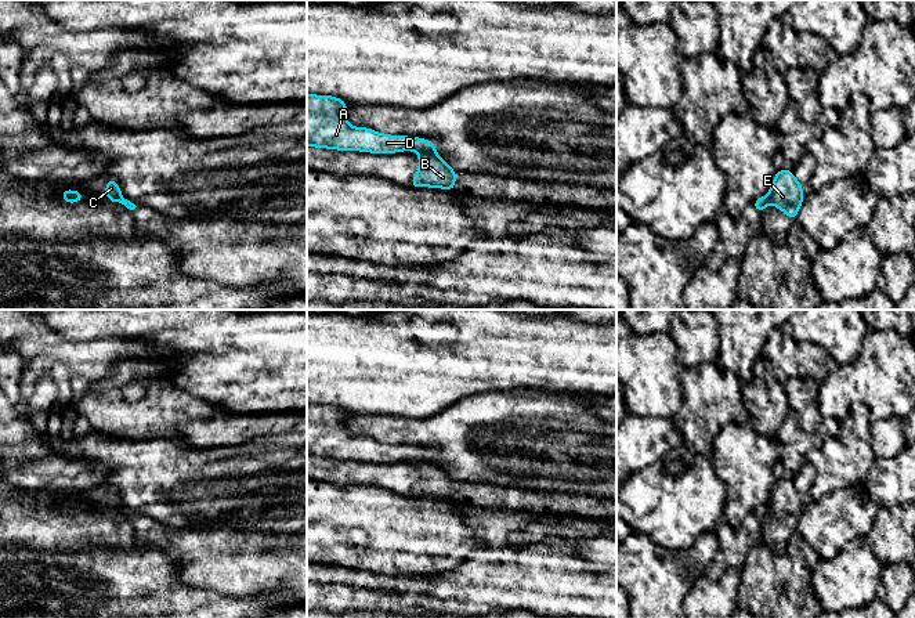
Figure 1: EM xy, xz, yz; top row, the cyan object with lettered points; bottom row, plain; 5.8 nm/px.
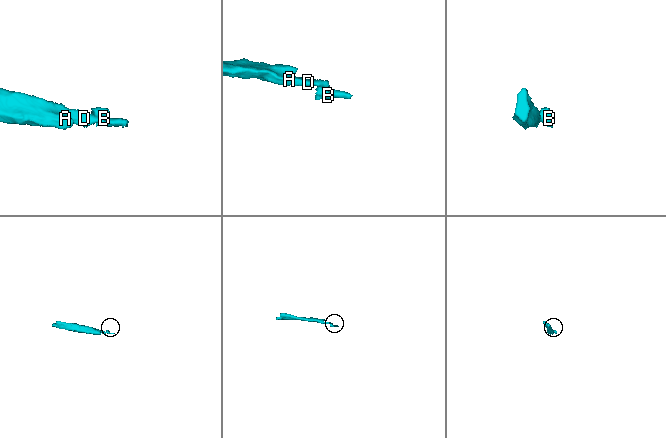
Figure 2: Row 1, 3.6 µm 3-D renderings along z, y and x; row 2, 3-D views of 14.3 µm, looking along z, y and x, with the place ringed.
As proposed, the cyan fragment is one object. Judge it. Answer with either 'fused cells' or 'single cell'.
fused cells

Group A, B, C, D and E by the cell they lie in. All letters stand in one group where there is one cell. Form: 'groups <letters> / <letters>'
groups A D / B C E

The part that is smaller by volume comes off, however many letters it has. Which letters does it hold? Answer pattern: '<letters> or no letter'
B, C, E

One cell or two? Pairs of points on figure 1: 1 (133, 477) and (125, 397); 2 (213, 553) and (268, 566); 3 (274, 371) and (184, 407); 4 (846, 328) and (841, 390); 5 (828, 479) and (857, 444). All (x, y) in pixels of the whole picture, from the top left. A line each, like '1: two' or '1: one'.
1: two
2: one
3: two
4: two
5: one

